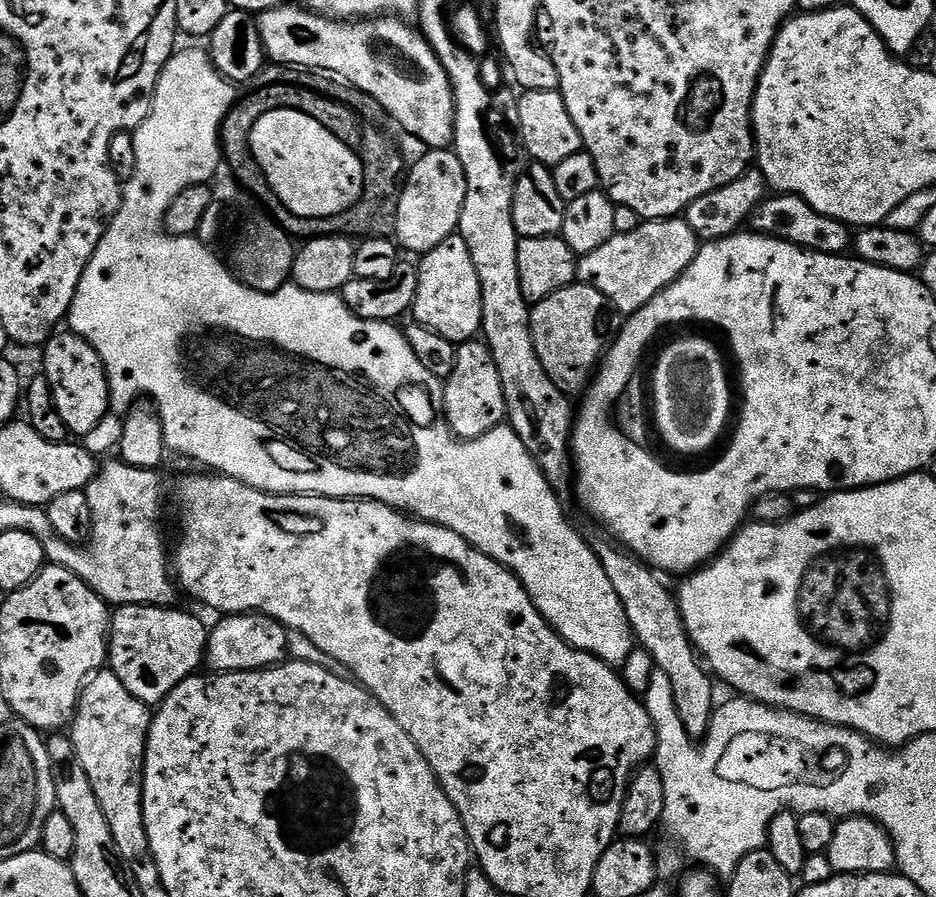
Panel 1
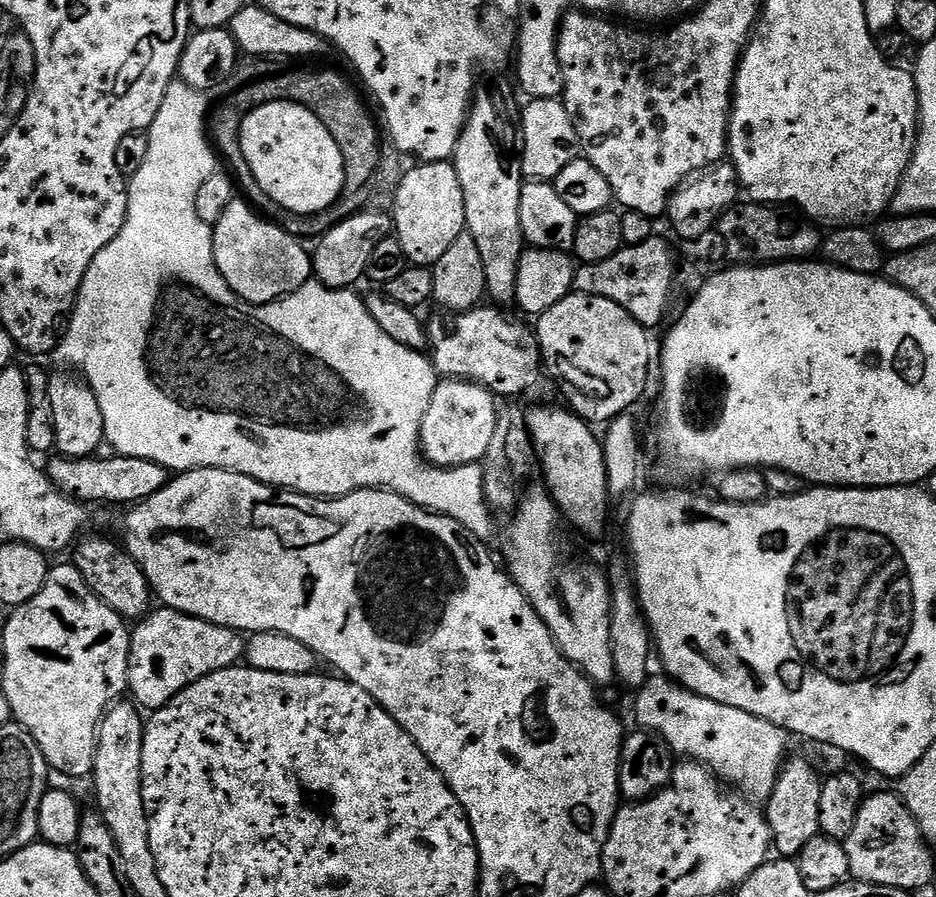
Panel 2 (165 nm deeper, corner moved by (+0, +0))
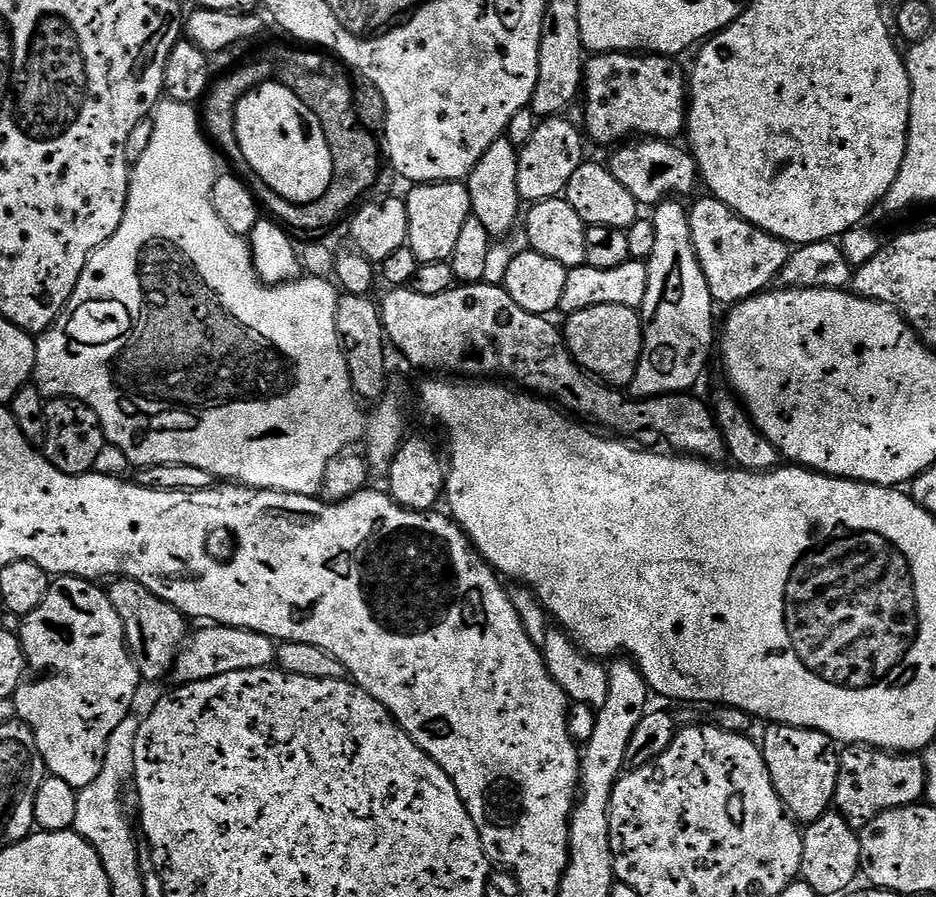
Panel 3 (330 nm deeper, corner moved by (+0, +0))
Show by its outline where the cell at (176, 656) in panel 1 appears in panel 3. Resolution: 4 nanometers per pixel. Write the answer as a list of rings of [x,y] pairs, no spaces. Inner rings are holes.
[[[200,626],[180,645],[174,665],[175,683],[193,684],[199,680],[209,680],[222,674],[267,668],[276,659],[277,645],[261,632],[251,632],[245,628],[225,628],[223,626]]]

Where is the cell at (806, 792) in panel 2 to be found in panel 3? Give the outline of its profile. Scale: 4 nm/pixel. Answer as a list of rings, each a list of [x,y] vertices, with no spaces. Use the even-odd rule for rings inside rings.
[[[769,723],[762,739],[762,751],[766,770],[770,770],[770,782],[778,790],[784,808],[797,825],[807,826],[818,822],[833,807],[838,786],[840,752],[826,734],[813,728],[799,728],[789,724]]]

